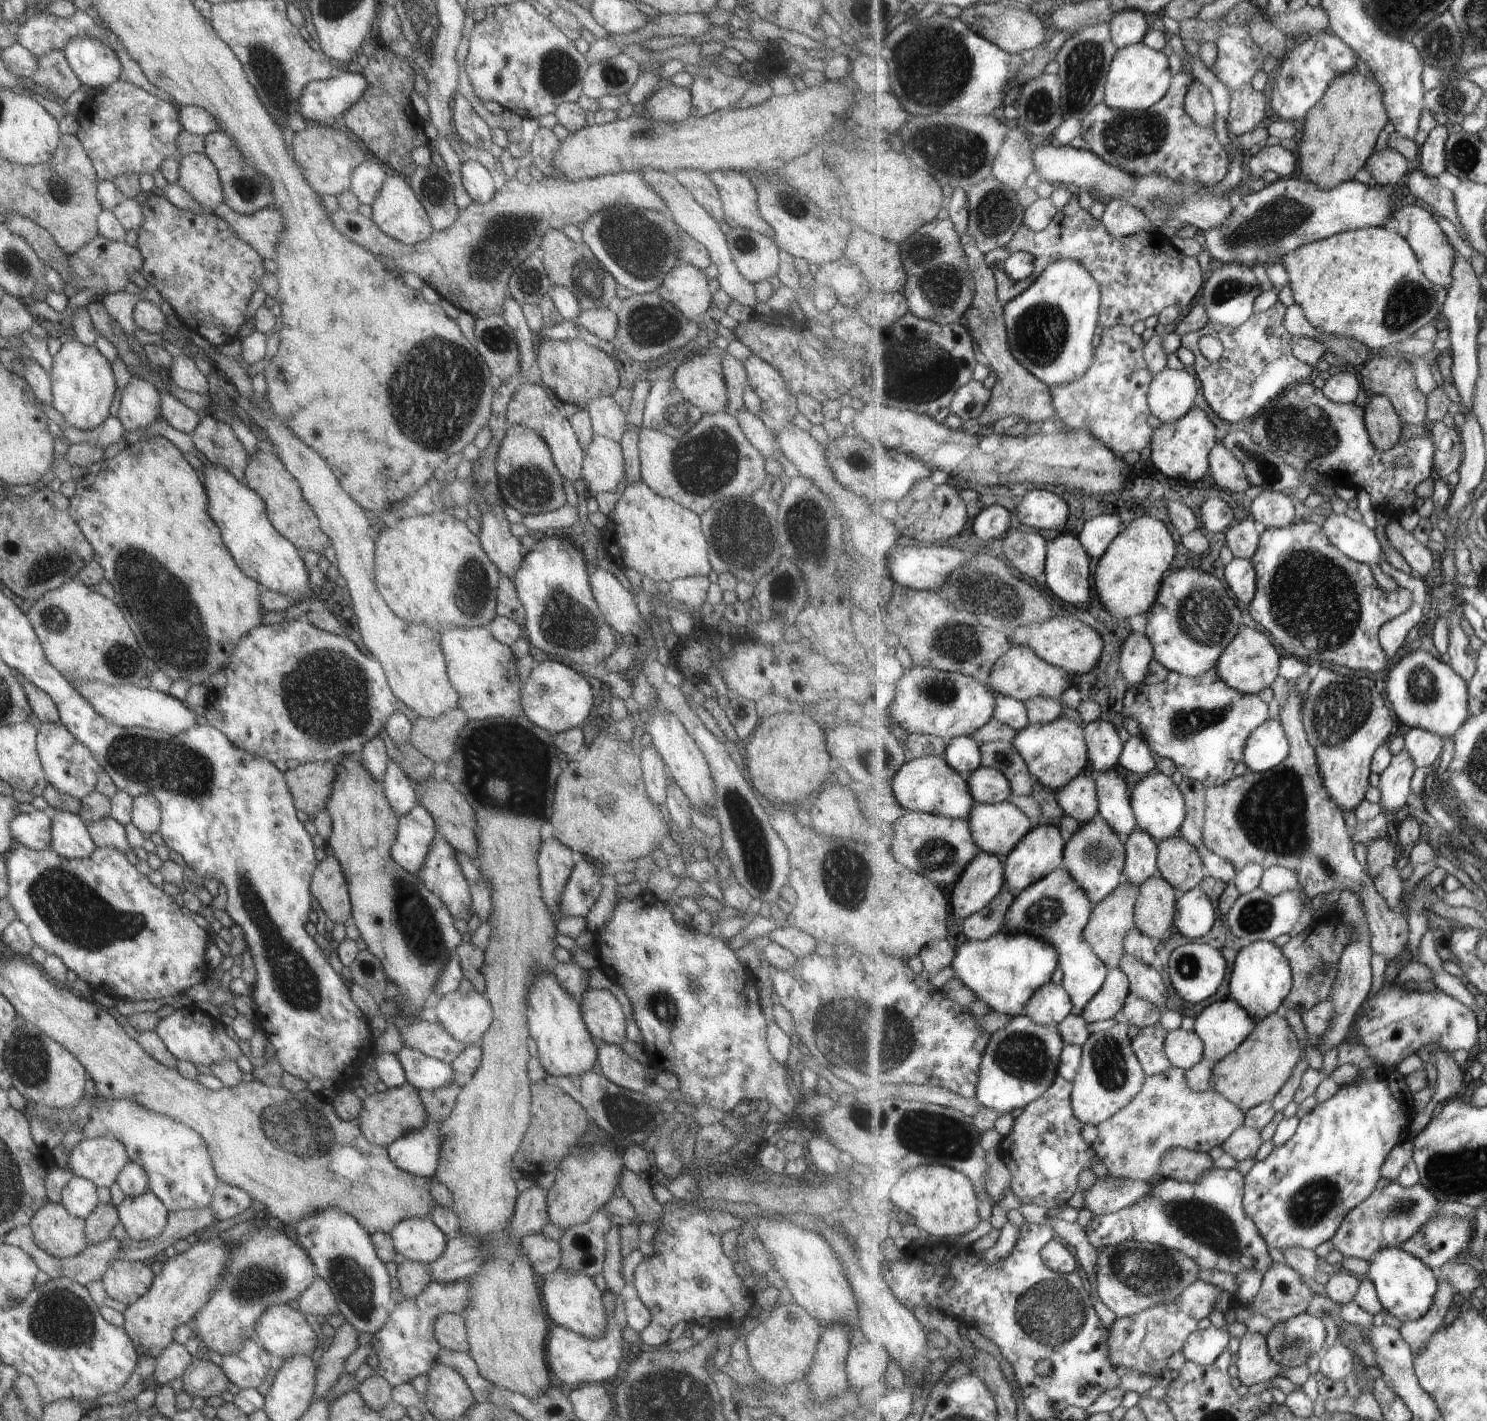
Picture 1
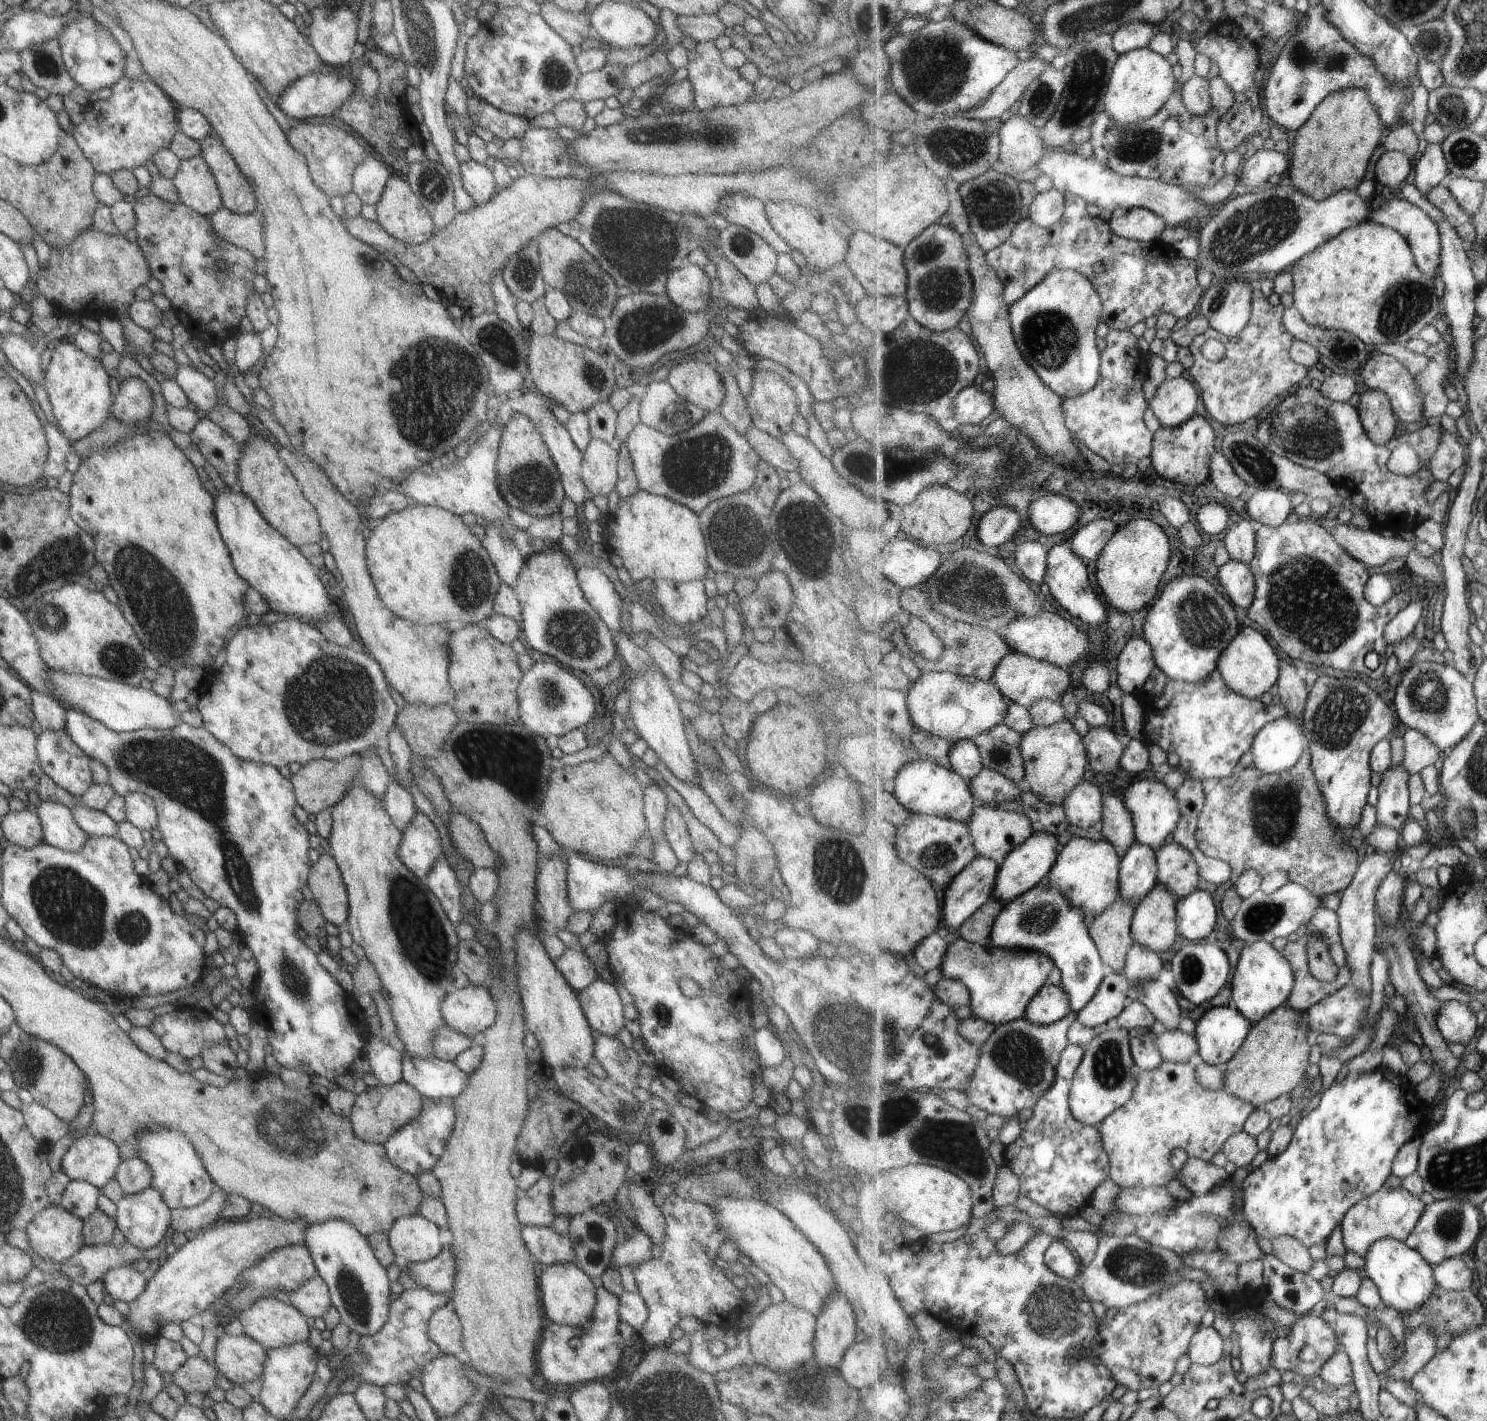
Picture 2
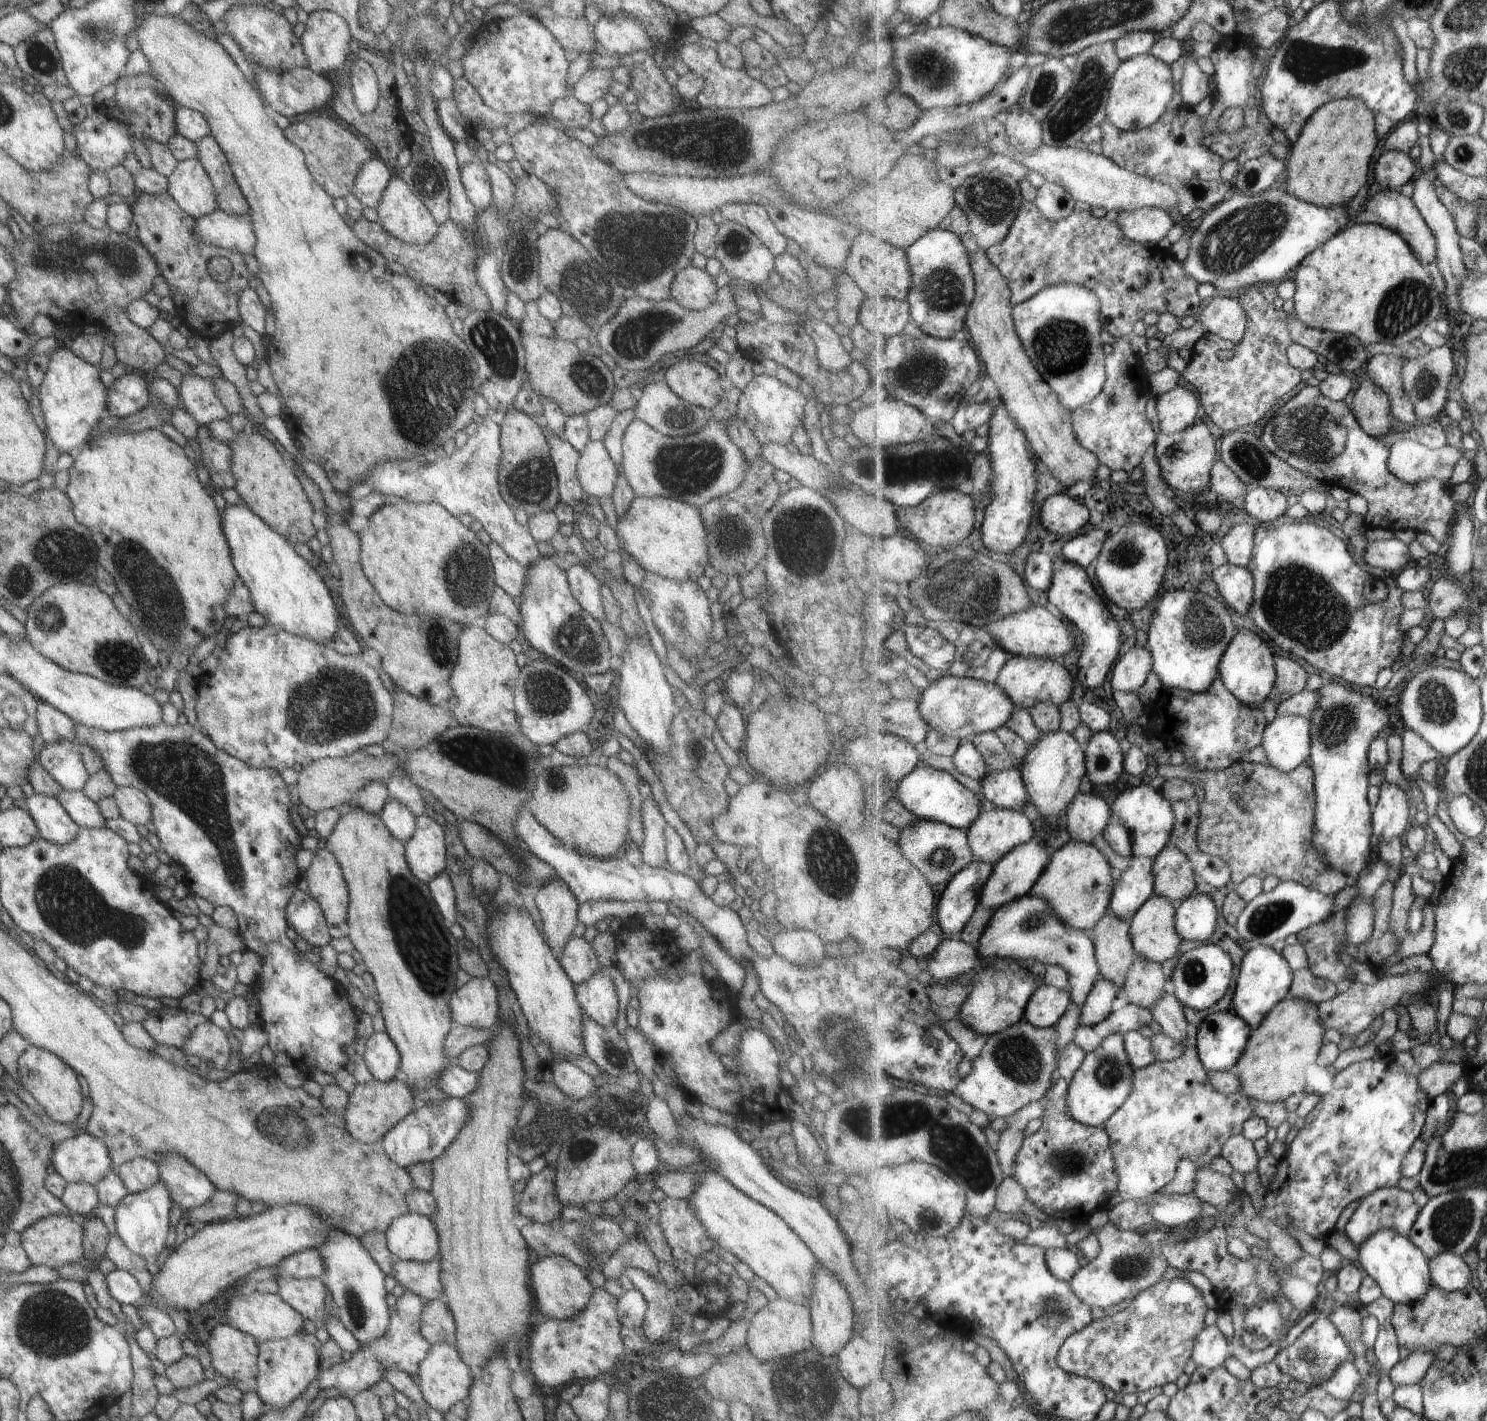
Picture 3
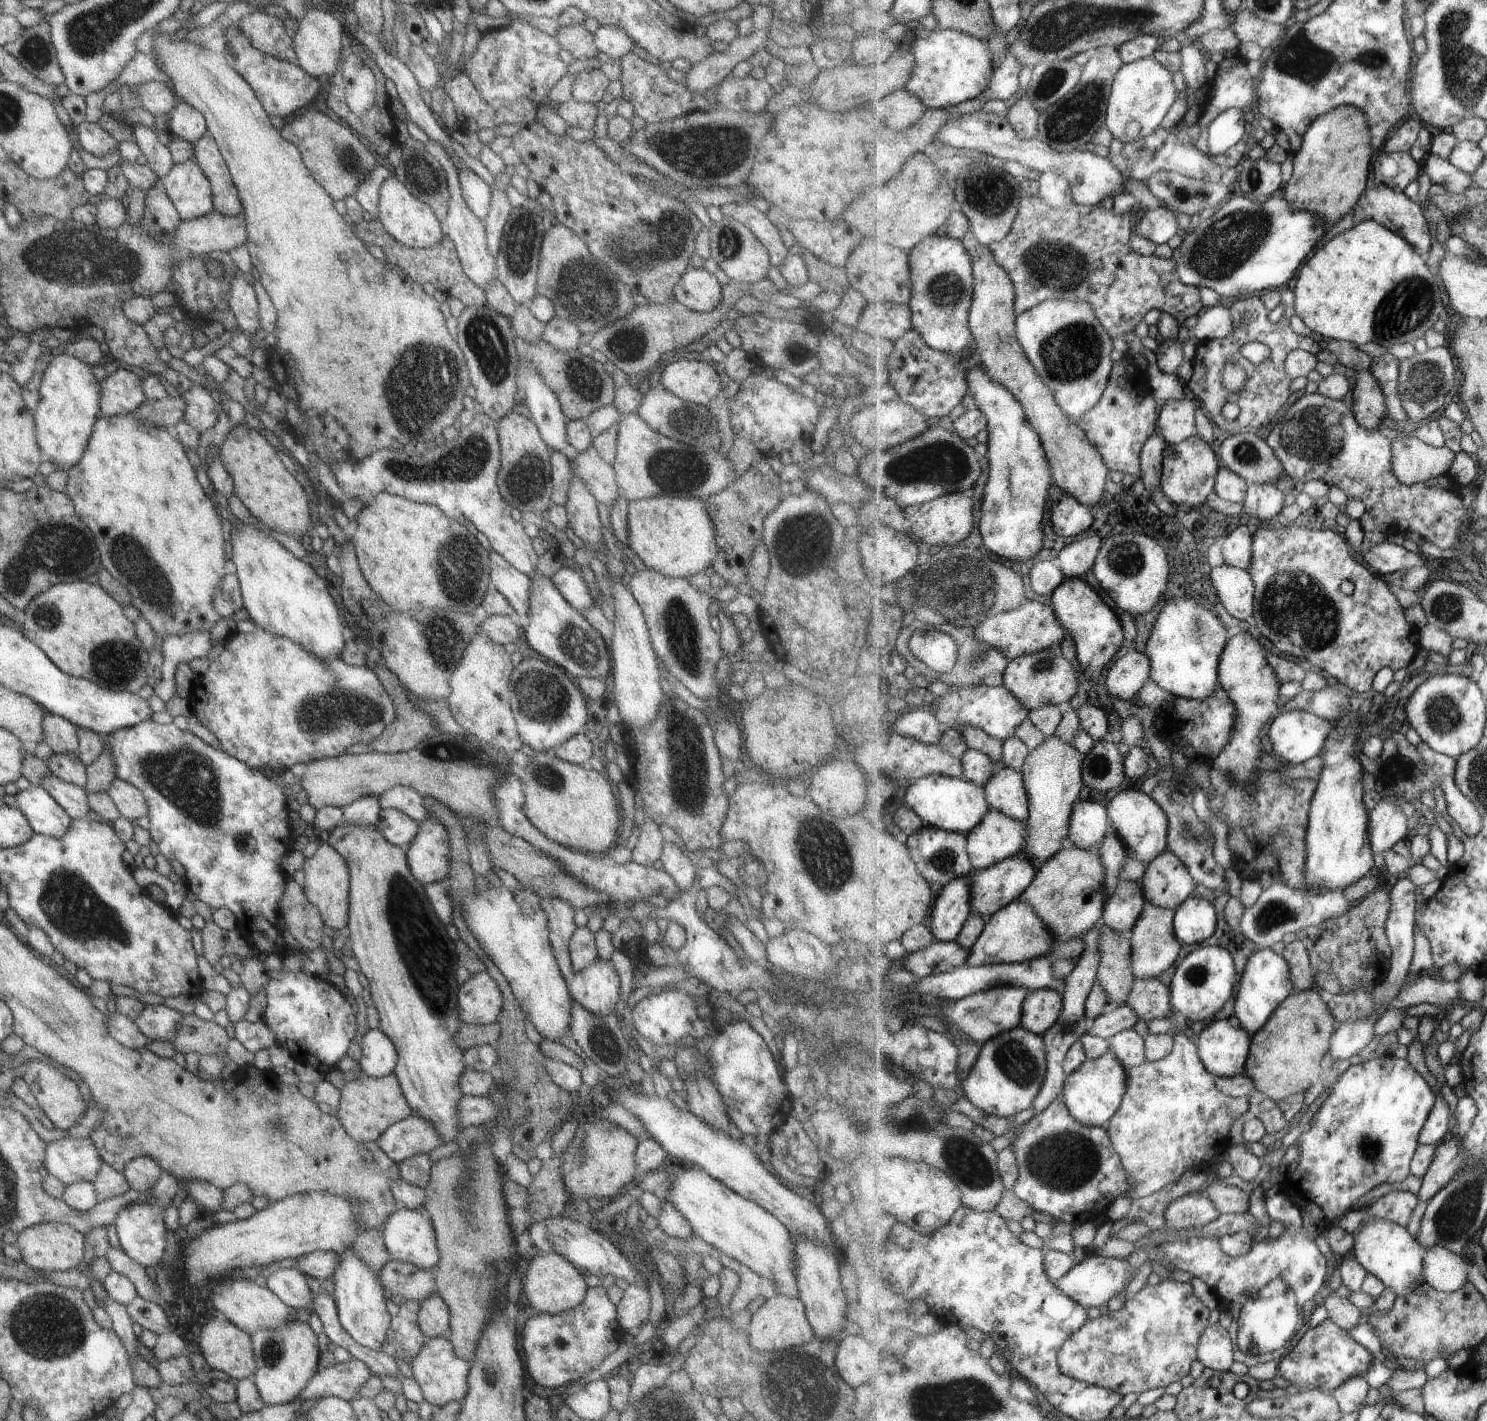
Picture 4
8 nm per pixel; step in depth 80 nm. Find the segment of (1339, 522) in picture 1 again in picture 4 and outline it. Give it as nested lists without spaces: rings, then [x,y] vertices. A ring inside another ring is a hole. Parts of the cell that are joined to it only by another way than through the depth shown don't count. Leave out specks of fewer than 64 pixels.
[[[1387,540],[1371,547],[1362,558],[1373,572],[1380,575],[1393,574],[1397,570],[1423,565],[1426,561],[1426,557],[1416,556],[1405,546],[1399,546]]]

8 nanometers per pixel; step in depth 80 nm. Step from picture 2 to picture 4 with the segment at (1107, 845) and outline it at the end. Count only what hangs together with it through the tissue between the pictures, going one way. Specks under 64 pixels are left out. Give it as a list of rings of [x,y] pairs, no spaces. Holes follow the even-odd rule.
[[[1069,844],[1039,868],[1032,885],[1018,898],[1027,901],[1045,919],[1054,933],[1064,941],[1083,939],[1101,922],[1104,915],[1106,893],[1106,868],[1100,852],[1082,849]]]

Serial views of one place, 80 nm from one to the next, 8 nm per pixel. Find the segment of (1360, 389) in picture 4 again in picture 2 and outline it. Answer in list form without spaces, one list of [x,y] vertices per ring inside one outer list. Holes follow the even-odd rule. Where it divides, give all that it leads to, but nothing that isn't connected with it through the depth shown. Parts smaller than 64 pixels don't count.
[[[1368,388],[1360,396],[1357,408],[1363,426],[1373,442],[1386,445],[1394,439],[1399,422],[1388,394]]]

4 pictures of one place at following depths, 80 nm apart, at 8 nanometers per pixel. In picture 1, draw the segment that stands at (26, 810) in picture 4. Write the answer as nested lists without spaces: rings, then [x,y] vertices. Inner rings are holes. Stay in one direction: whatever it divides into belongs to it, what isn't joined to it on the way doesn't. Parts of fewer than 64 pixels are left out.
[[[47,811],[52,822],[49,848],[55,854],[68,859],[84,859],[95,850],[95,843],[81,820],[82,814]]]

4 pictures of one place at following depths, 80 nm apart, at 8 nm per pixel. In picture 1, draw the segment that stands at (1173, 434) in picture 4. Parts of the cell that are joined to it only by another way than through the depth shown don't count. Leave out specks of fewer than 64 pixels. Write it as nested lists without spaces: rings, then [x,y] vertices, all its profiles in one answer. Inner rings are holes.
[[[1165,367],[1152,377],[1148,392],[1149,408],[1162,423],[1176,421],[1195,407],[1199,382],[1187,370]]]

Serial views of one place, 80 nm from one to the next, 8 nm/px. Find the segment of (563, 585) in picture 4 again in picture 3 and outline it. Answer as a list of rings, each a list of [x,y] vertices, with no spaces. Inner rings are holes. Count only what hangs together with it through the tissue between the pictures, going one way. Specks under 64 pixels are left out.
[[[573,565],[565,571],[573,598],[579,603],[581,610],[584,610],[594,619],[603,621],[605,612],[599,596],[599,586],[603,584],[595,578],[589,569],[581,565]]]

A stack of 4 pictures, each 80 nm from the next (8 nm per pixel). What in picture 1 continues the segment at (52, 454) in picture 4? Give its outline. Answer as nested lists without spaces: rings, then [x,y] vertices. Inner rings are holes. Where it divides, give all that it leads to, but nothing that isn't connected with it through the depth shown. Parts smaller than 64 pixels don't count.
[[[75,338],[64,341],[52,356],[48,376],[51,406],[65,418],[67,425],[78,429],[90,429],[108,417],[113,392],[116,389],[109,363],[93,345],[81,344]]]

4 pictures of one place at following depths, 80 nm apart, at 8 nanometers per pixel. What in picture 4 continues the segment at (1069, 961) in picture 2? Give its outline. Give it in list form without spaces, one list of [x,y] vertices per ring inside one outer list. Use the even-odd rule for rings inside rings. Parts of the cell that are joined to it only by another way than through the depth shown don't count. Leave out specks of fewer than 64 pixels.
[[[1015,901],[998,910],[988,918],[979,940],[970,950],[967,965],[989,966],[1001,963],[1024,963],[1032,958],[1043,958],[1050,961],[1059,958],[1071,958],[1075,962],[1083,954],[1086,944],[1083,939],[1076,938],[1064,941],[1054,930],[1046,925],[1045,919],[1027,901]]]

